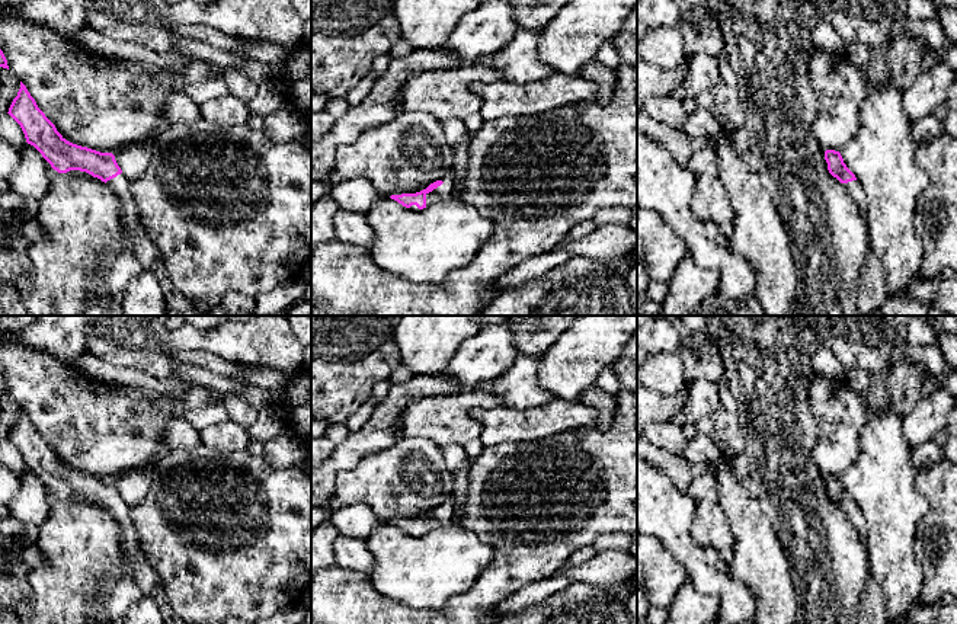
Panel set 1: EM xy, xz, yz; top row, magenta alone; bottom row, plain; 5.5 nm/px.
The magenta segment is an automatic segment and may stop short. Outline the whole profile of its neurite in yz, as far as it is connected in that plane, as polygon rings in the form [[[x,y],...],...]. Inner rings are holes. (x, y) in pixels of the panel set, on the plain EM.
[[[826,476],[825,486],[828,489],[829,499],[844,511],[846,519],[857,529],[860,540],[867,543],[868,532],[864,516],[857,508],[855,500],[844,489],[841,479],[835,476]]]

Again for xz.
[[[451,496],[442,506],[431,509],[426,515],[420,518],[391,521],[390,524],[397,527],[406,534],[419,537],[432,531],[438,525],[455,522],[454,511],[455,511],[455,502],[454,497]]]

